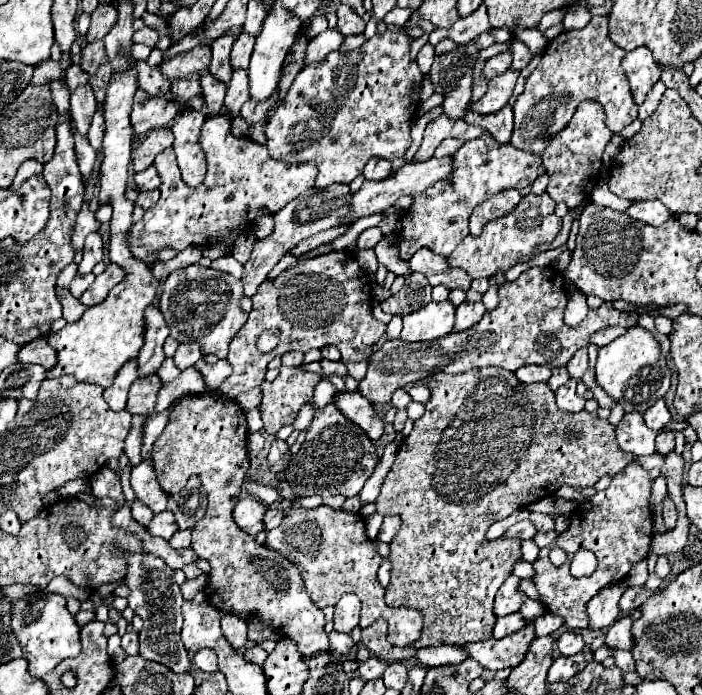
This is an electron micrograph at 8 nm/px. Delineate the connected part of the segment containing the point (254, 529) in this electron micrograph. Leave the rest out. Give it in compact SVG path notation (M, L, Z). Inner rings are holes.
M242 498L236 508L234 508L234 522L248 534L256 536L258 532L264 530L262 524L262 514L266 514L266 506L252 500L252 498Z

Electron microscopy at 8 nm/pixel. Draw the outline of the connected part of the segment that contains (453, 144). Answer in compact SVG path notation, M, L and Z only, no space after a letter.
M448 138L448 140L444 140L438 148L436 148L436 152L434 152L434 156L436 158L442 158L442 156L452 156L460 146L462 146L464 142L462 140L454 140L454 138Z

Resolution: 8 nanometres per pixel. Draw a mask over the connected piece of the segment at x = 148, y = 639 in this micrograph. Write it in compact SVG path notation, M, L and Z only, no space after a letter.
M124 554L128 562L126 572L126 586L130 588L128 606L134 610L136 616L144 620L144 628L140 632L140 656L146 660L154 660L160 664L166 664L170 670L184 674L190 672L192 660L186 652L180 630L182 630L182 594L178 584L174 582L174 570L166 566L166 562L154 554L138 556L138 554Z

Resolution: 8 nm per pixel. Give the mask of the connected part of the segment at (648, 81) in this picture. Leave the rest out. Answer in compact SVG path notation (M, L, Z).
M636 48L628 52L622 60L622 68L626 70L634 102L642 104L648 90L660 80L660 68L654 62L652 52L648 48Z

